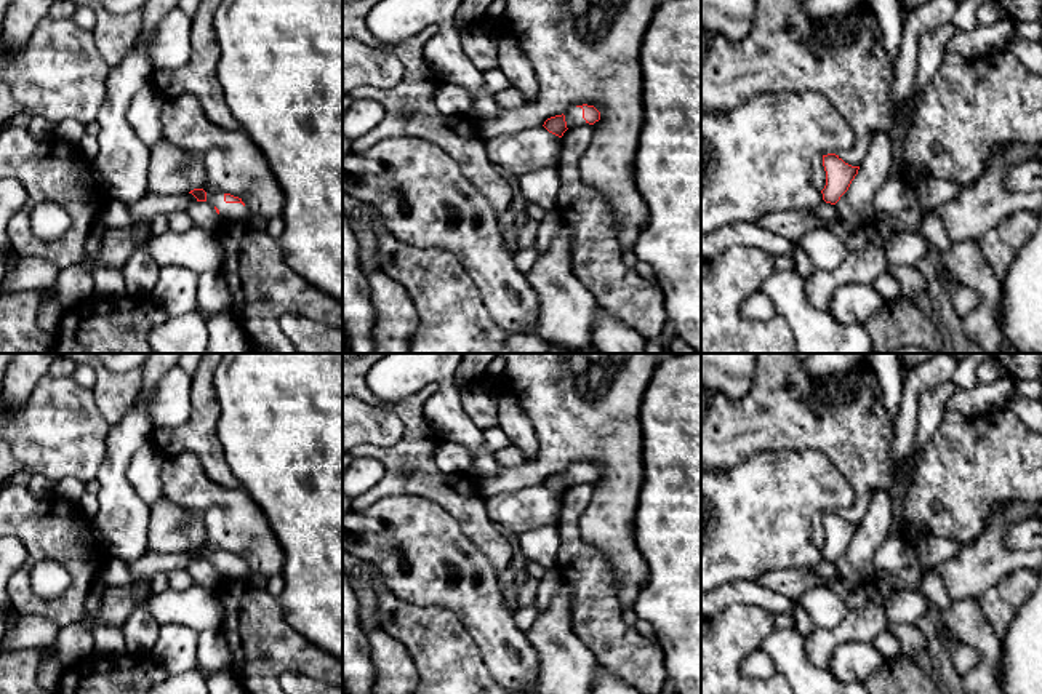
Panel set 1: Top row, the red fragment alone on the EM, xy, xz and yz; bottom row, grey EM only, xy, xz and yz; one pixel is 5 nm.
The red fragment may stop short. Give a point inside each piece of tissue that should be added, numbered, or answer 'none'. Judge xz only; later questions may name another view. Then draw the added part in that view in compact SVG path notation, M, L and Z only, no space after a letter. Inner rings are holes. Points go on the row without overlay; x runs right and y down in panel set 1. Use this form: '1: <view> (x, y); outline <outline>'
1: xz (573, 475); outline M573 465L571 469L568 469L565 473L565 480L567 480L567 486L584 483L586 478L583 477L583 467Z

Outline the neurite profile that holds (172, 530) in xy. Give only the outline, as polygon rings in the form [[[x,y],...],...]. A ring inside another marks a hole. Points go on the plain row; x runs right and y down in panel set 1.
[[[163,496],[149,505],[149,550],[182,553],[205,544],[206,529],[202,517],[182,510]]]

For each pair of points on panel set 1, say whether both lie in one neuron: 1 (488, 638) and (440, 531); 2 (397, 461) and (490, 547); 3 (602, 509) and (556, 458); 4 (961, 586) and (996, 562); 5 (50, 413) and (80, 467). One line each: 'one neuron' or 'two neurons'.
1: one neuron
2: one neuron
3: one neuron
4: one neuron
5: one neuron

